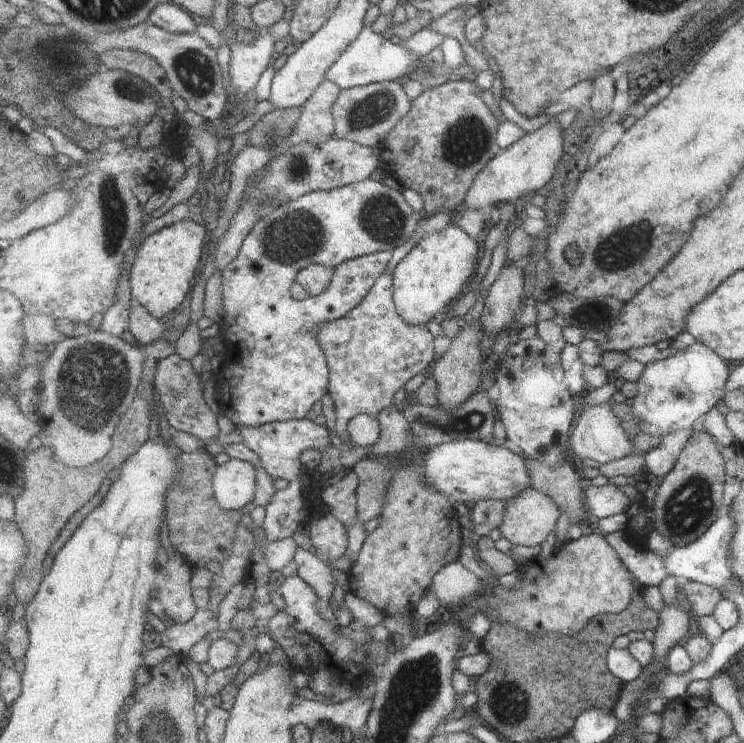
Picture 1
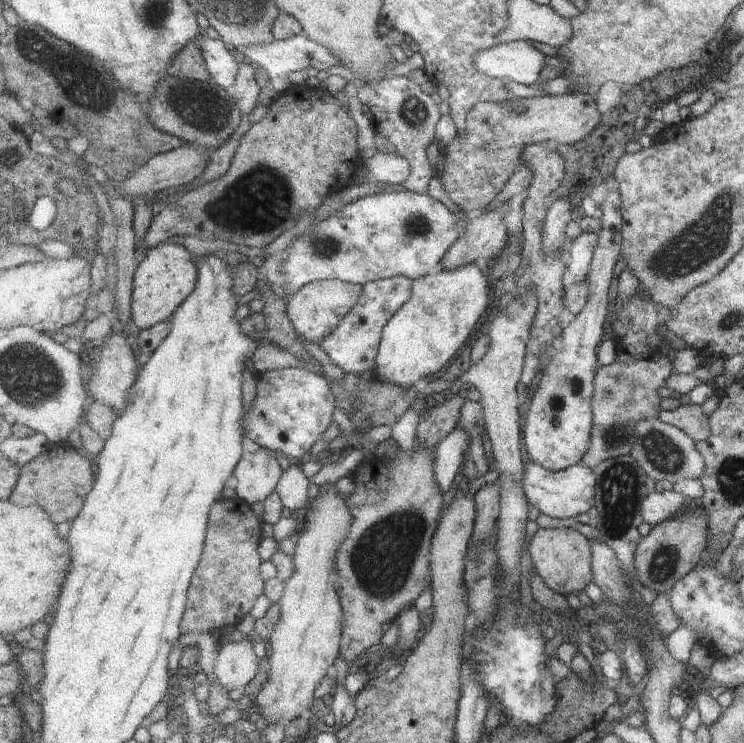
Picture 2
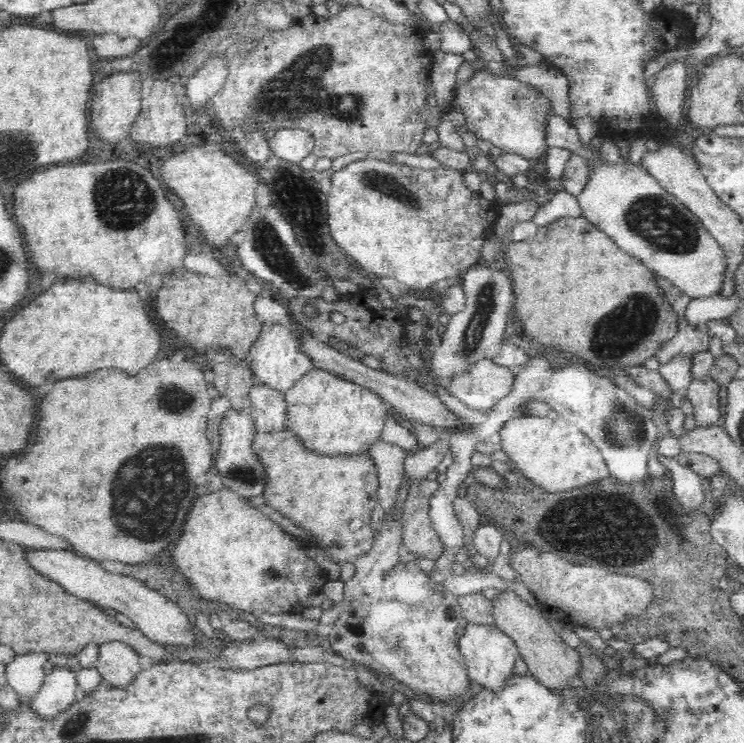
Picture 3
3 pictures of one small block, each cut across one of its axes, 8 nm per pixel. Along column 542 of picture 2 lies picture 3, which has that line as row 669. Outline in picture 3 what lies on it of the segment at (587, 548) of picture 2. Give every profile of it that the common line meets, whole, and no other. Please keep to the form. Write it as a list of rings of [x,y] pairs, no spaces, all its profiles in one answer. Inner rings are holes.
[[[500,589],[500,594],[491,602],[491,616],[494,624],[510,635],[519,648],[519,656],[528,665],[529,675],[538,682],[544,683],[550,690],[560,692],[569,686],[569,679],[578,677],[580,670],[580,657],[578,651],[566,645],[562,637],[552,629],[552,625],[544,618],[544,610],[538,604],[528,604],[514,589]]]

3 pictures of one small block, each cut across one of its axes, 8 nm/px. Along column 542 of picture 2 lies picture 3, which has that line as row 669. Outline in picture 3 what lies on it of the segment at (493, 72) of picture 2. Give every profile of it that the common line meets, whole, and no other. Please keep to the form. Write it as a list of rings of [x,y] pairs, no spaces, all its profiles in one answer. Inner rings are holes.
[[[54,666],[50,674],[46,674],[44,684],[40,691],[32,698],[33,710],[42,717],[58,716],[60,712],[64,712],[72,702],[76,700],[76,692],[78,687],[77,672],[64,666]]]

